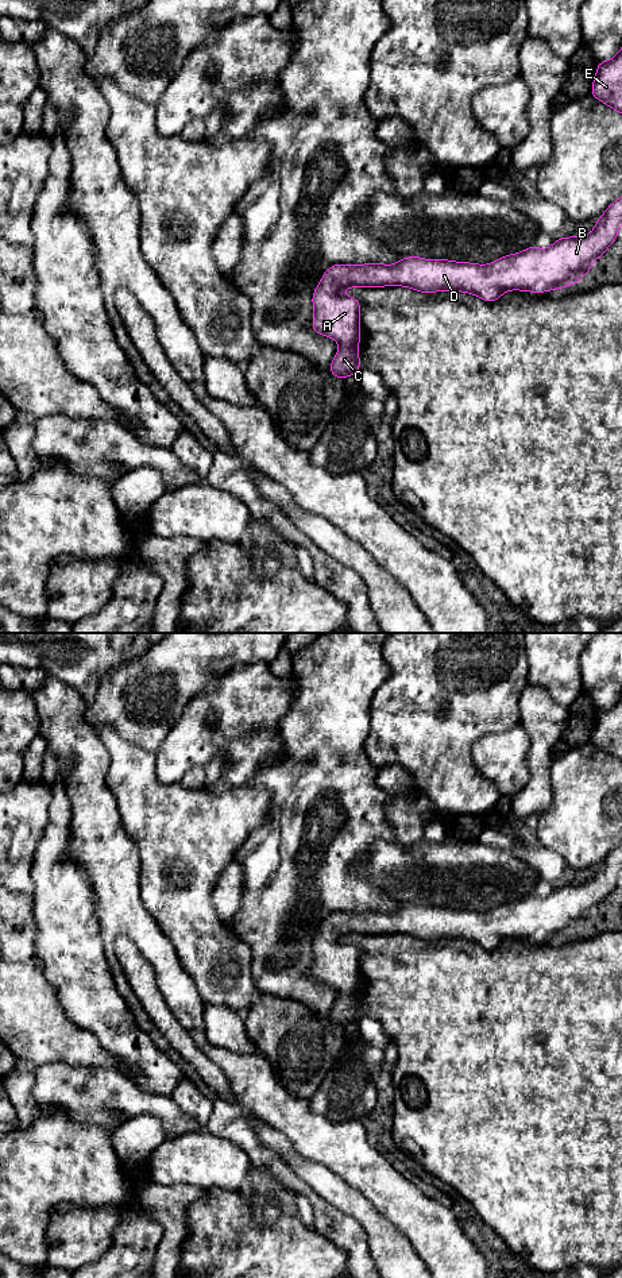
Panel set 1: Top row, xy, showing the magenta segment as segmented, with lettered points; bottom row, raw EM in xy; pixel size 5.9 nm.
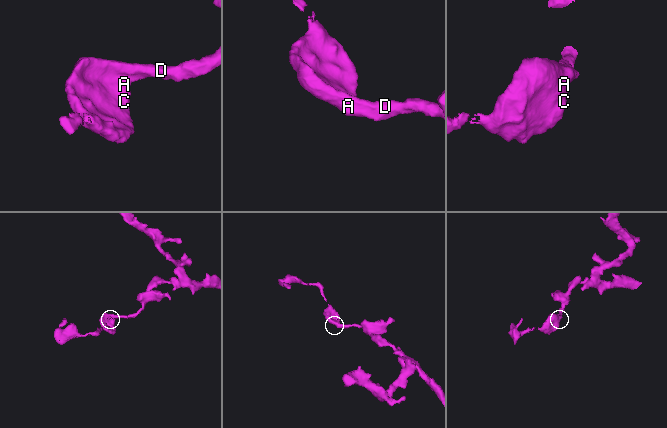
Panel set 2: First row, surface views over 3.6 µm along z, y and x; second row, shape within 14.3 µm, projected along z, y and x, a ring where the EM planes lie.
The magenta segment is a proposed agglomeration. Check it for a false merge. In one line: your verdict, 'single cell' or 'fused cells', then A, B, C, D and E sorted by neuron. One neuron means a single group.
single cell; groups A B C D E

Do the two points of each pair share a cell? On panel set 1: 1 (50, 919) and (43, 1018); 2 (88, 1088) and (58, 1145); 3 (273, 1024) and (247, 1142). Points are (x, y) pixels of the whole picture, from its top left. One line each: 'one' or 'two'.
1: two
2: two
3: two

